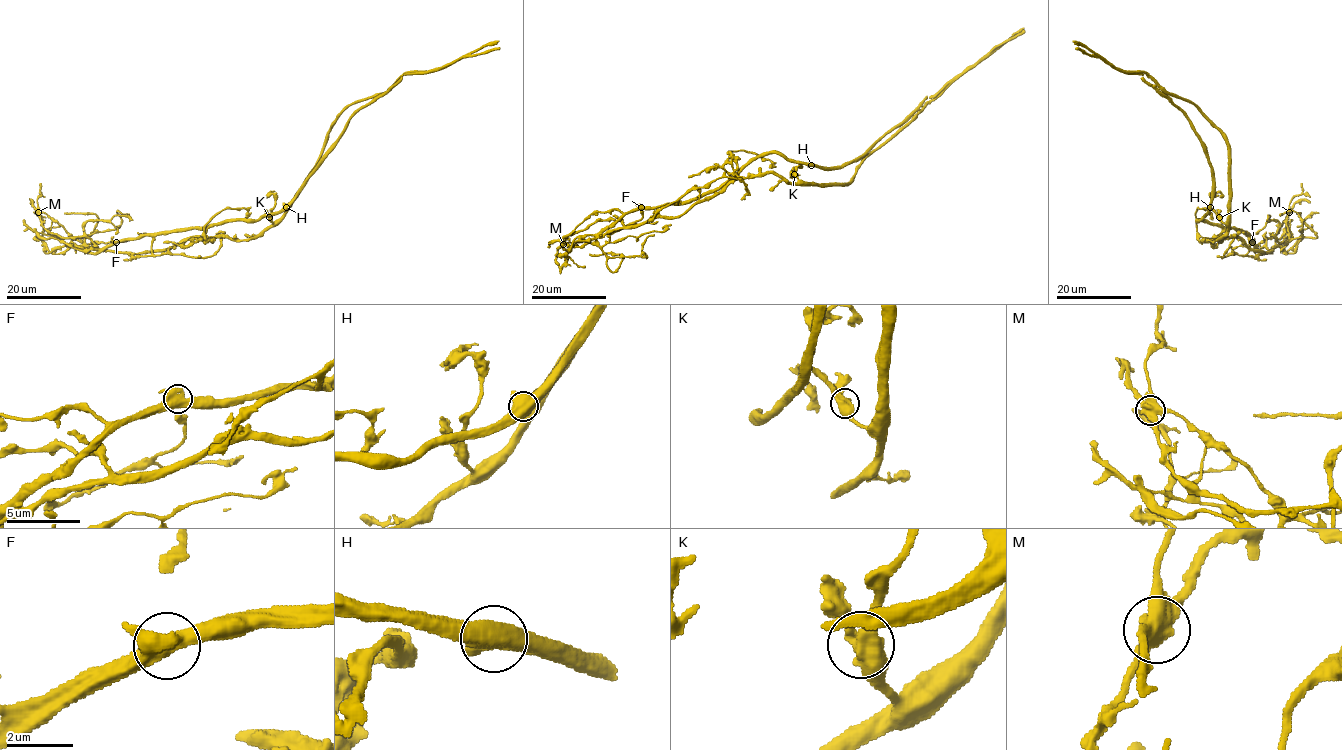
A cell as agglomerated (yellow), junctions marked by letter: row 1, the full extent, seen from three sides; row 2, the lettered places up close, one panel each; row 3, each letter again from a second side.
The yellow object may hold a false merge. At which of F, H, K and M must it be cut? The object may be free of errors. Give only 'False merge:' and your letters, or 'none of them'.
False merge: M

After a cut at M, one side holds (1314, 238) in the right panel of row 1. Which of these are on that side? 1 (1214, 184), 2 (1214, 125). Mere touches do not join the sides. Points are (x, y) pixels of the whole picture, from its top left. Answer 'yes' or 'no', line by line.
1: yes
2: no

